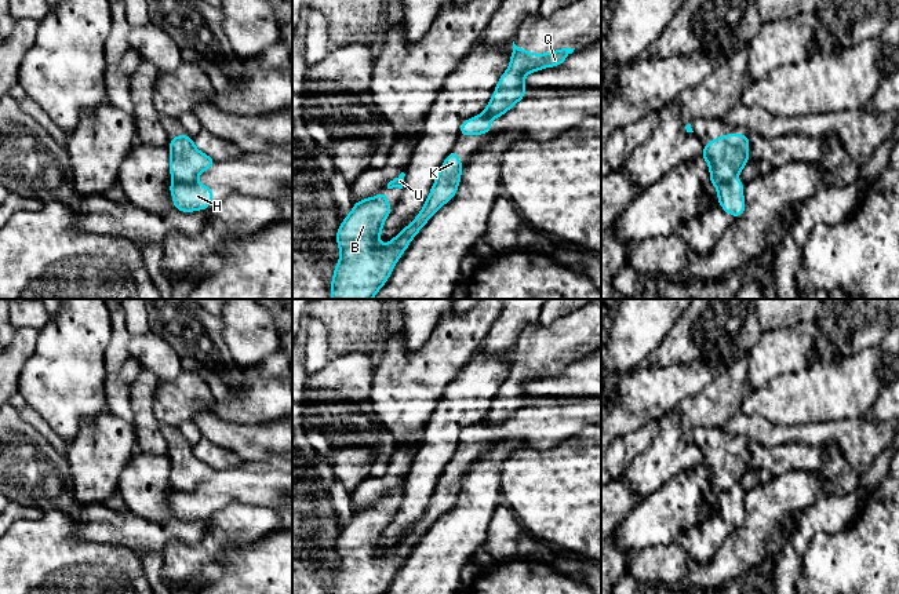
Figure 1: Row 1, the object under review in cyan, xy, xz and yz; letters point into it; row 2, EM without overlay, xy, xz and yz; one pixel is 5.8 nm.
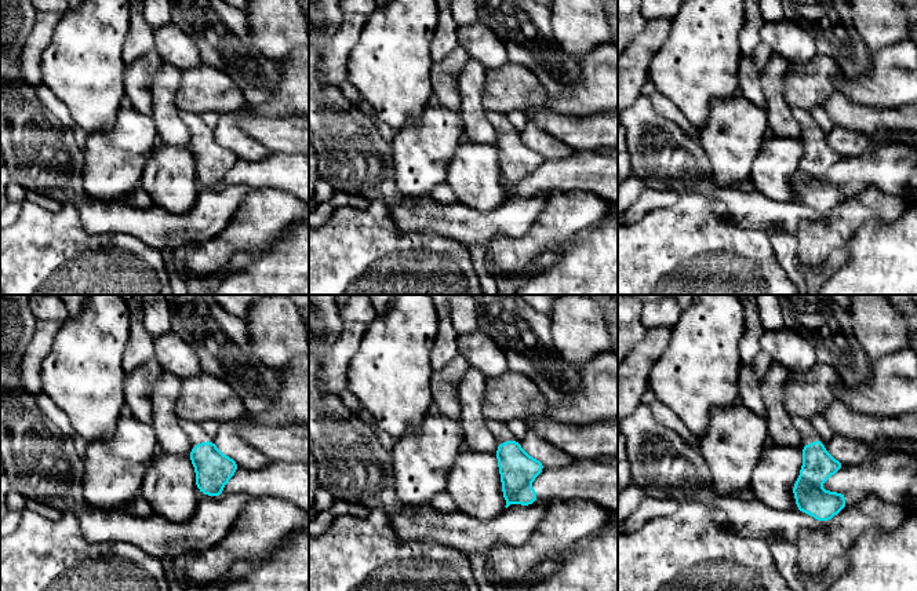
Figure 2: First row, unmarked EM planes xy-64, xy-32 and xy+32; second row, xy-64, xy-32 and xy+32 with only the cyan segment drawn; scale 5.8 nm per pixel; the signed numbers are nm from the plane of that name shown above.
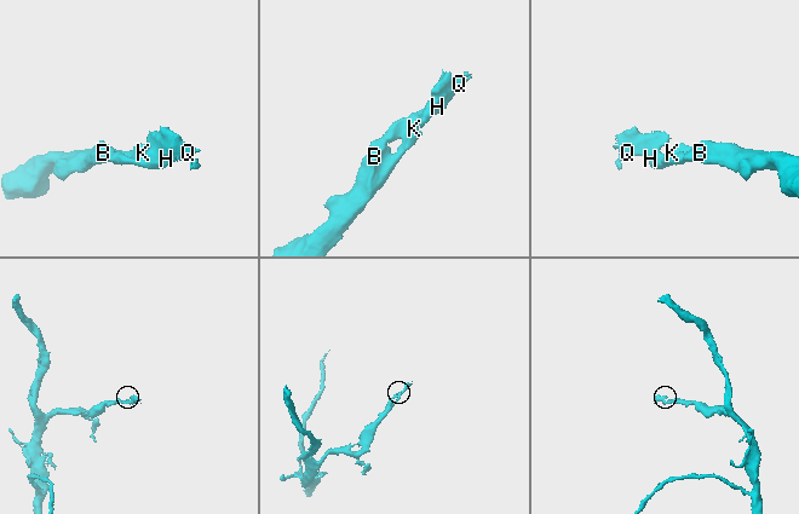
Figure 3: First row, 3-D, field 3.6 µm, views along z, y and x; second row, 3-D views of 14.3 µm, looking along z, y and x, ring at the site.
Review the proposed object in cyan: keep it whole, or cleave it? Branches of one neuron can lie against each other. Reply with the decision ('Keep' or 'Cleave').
Cleave

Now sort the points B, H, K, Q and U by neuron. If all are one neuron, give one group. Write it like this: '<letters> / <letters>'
B H K U / Q

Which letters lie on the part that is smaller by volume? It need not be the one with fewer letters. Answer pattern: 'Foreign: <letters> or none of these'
Foreign: Q

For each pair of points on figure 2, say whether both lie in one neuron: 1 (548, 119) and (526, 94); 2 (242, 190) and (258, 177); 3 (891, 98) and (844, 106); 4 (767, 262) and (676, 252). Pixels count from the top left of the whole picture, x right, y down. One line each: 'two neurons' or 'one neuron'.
1: two neurons
2: two neurons
3: two neurons
4: one neuron

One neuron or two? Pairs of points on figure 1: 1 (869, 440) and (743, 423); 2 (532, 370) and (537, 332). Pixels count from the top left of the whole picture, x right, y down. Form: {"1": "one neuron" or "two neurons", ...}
{"1": "one neuron", "2": "one neuron"}

